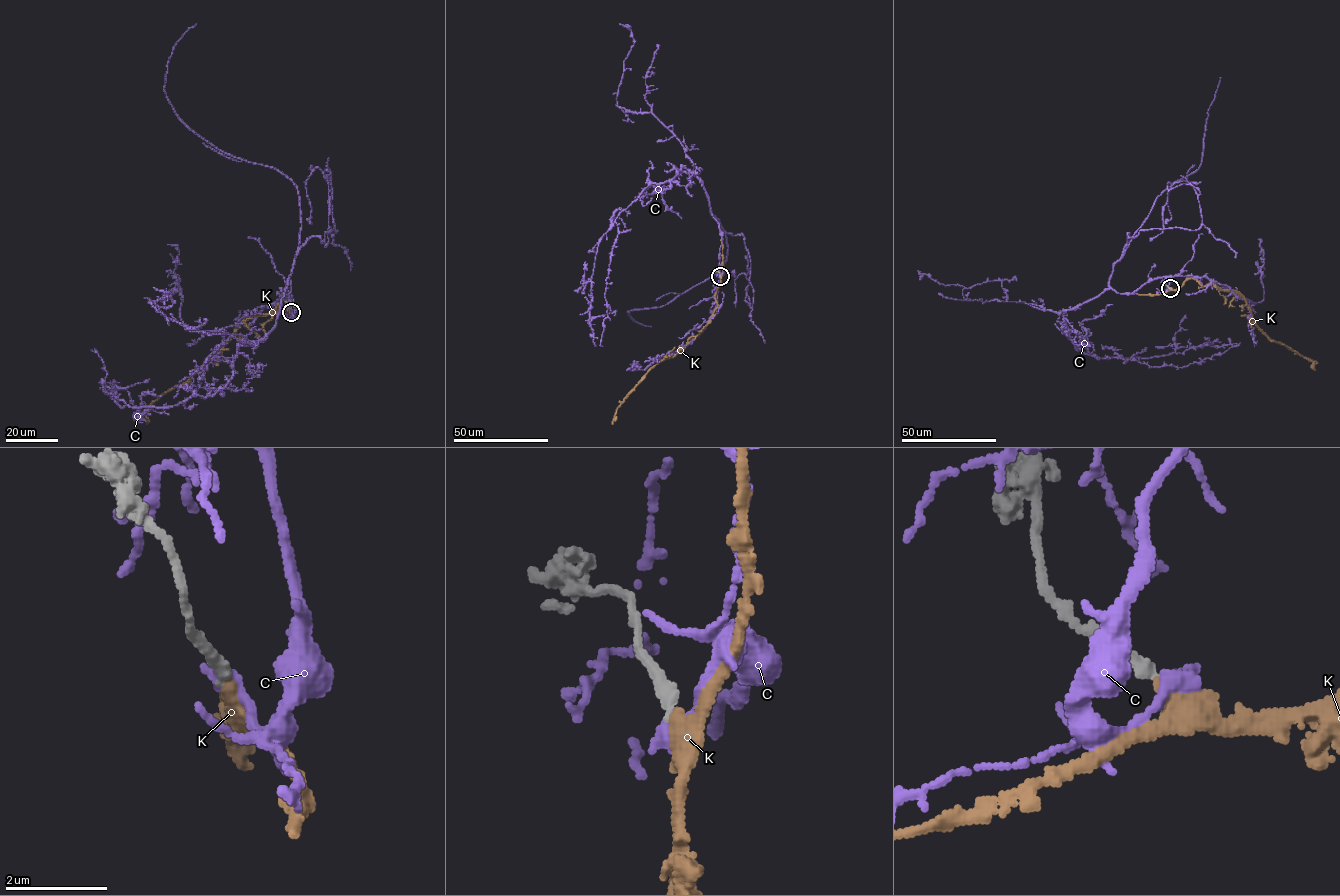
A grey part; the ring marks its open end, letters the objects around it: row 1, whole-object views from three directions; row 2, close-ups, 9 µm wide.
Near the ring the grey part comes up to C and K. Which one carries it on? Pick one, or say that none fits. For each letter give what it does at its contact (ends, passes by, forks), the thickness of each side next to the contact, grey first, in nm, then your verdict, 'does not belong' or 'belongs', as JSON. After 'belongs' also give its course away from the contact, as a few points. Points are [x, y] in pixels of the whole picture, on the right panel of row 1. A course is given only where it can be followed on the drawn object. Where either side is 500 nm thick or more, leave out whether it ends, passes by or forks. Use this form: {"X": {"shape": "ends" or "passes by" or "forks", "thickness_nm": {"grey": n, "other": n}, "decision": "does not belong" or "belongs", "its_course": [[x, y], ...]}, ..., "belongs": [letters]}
{"C": {"shape": "ends", "thickness_nm": {"grey": 260, "other": 400}, "decision": "does not belong"}, "K": {"shape": "ends", "thickness_nm": {"grey": 280, "other": 320}, "decision": "belongs", "its_course": [[1170, 288], [1177, 289], [1193, 278], [1201, 286], [1236, 291], [1264, 334], [1309, 358], [1315, 370]]}, "belongs": ["K"]}

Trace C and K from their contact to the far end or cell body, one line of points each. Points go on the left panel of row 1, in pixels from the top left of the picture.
C: (290, 312), (290, 295), (293, 317), (281, 312), (262, 339), (240, 344), (214, 393), (135, 420), (129, 386)
K: (291, 312), (284, 298), (286, 308), (277, 306), (270, 314), (249, 315), (184, 384), (147, 408), (146, 423)

